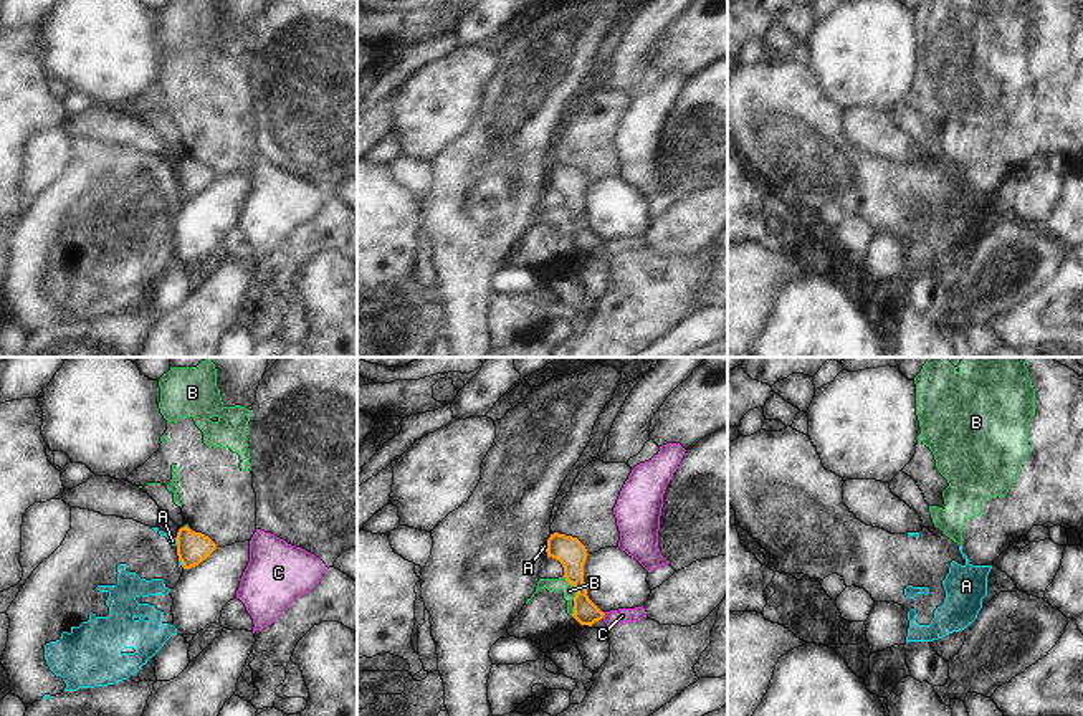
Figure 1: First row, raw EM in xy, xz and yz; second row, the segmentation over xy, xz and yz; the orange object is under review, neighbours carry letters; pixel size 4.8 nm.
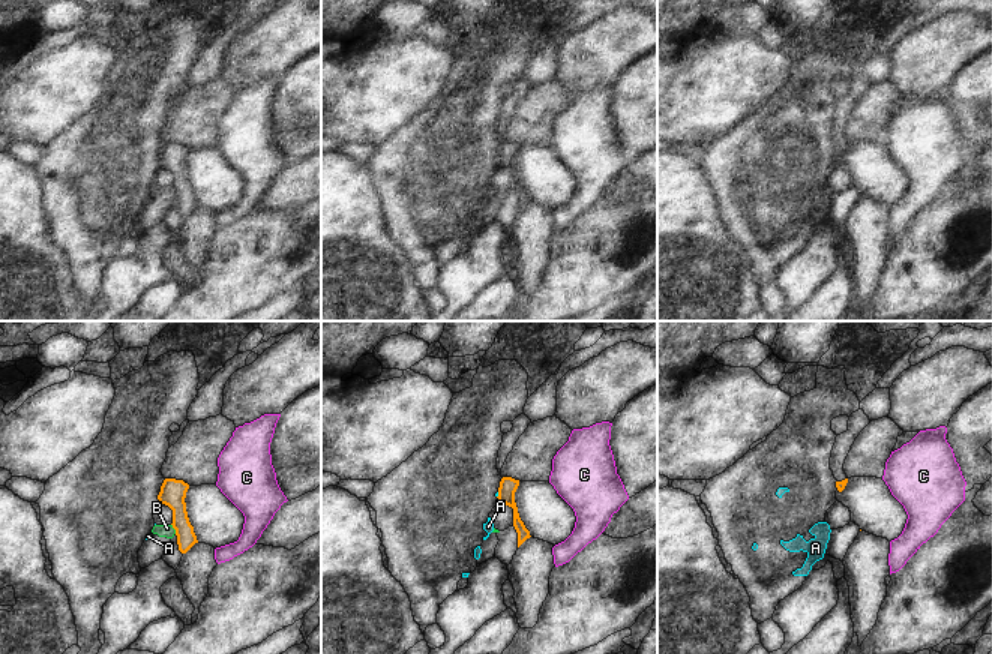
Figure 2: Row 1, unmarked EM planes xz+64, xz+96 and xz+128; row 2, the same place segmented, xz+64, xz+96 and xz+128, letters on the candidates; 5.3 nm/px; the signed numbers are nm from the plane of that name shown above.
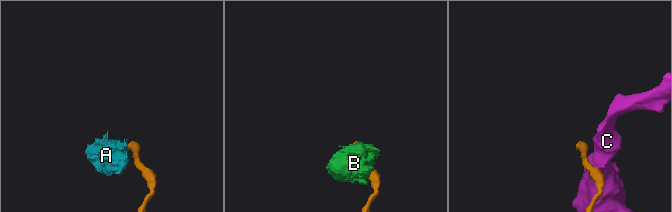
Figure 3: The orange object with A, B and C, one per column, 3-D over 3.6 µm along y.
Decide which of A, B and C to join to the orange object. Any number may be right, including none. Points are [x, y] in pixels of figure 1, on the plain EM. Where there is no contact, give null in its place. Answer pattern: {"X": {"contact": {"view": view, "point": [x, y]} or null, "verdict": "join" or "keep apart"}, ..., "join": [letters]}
{"A": {"contact": {"view": "xy", "point": [177, 171]}, "verdict": "keep apart"}, "B": {"contact": {"view": "xz", "point": [574, 215]}, "verdict": "keep apart"}, "C": {"contact": {"view": "xz", "point": [602, 245]}, "verdict": "keep apart"}, "join": []}

